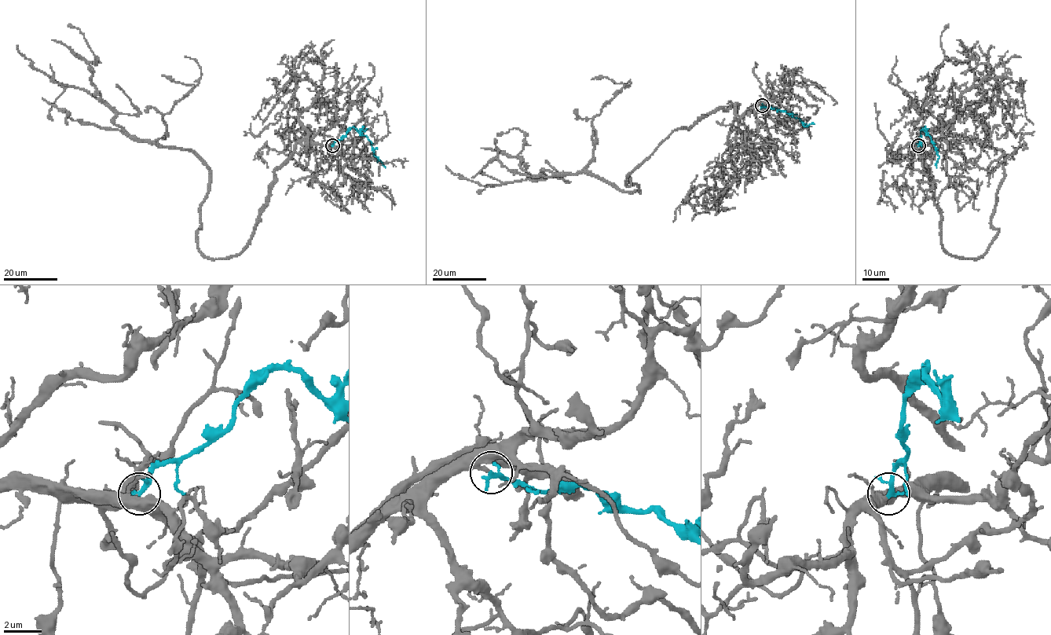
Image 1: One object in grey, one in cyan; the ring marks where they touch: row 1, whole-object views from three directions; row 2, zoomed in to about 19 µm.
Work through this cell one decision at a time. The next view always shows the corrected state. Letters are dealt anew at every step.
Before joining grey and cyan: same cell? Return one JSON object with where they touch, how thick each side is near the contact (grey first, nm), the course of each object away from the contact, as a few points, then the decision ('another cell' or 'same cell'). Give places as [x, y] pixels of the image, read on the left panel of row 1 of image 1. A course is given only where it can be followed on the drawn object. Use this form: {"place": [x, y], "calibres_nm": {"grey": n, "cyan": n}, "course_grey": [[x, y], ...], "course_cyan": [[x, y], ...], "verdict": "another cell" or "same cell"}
{"place": [332, 145], "calibres_nm": {"grey": 200, "cyan": 200}, "course_grey": [[332, 145], [297, 143], [250, 241], [207, 258], [210, 170], [115, 122], [67, 25]], "course_cyan": [[332, 145], [354, 127], [371, 141], [374, 154], [386, 168]], "verdict": "same cell"}

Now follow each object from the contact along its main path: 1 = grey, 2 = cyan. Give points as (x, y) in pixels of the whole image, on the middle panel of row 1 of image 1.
1: (761, 106), (675, 129), (627, 176), (639, 191), (586, 172), (535, 180), (523, 131), (496, 136)
2: (761, 106), (785, 111), (800, 119), (804, 126), (814, 123)

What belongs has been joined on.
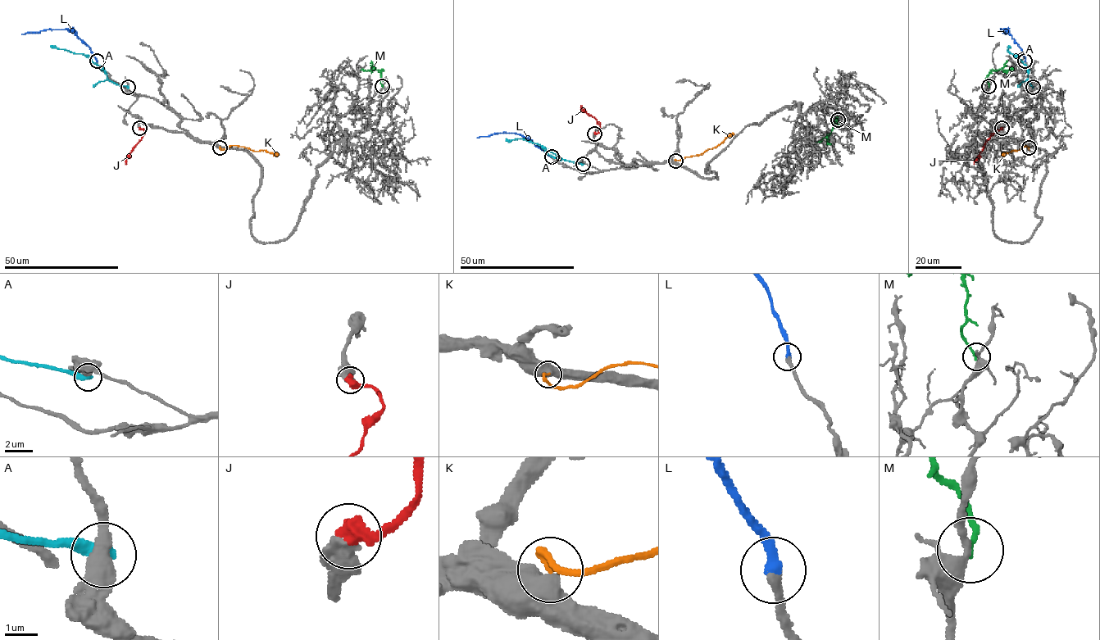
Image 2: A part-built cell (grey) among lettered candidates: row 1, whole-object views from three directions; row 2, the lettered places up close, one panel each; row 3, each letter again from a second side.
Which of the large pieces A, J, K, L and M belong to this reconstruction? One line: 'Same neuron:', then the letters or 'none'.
Same neuron: J, K, L

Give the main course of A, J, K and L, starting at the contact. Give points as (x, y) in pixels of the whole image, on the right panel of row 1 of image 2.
A: (1033, 87), (1027, 79), (1026, 65), (1007, 50), (1009, 46)
J: (1002, 128), (984, 144), (973, 164)
K: (1029, 147), (1024, 146), (1002, 156)
L: (1025, 61), (1021, 49), (1011, 36), (1000, 29), (1006, 34)

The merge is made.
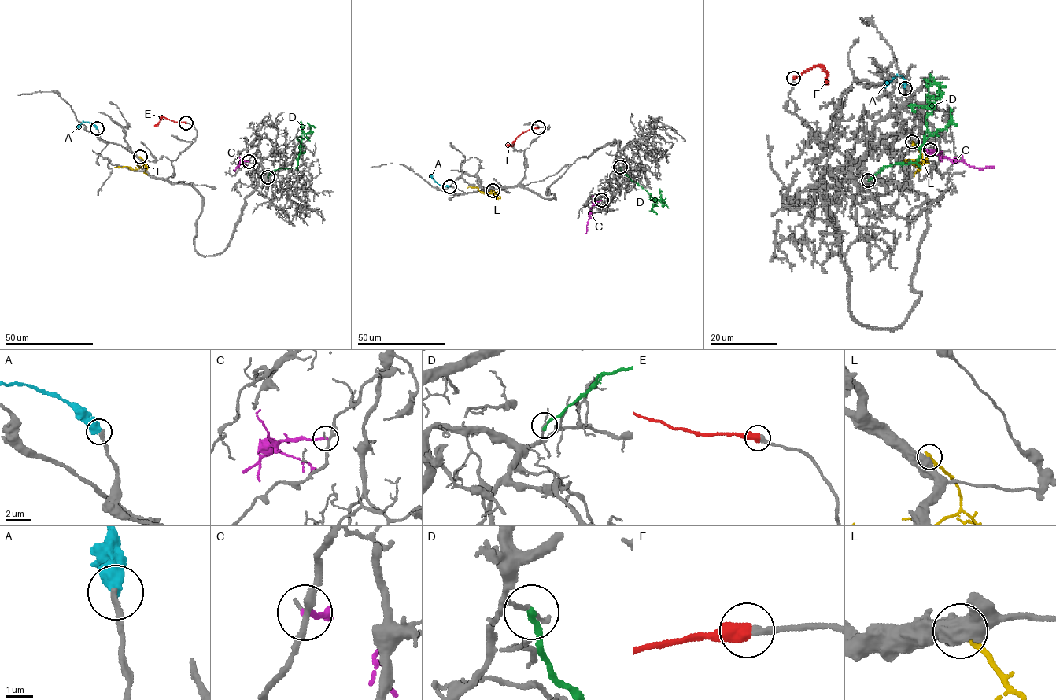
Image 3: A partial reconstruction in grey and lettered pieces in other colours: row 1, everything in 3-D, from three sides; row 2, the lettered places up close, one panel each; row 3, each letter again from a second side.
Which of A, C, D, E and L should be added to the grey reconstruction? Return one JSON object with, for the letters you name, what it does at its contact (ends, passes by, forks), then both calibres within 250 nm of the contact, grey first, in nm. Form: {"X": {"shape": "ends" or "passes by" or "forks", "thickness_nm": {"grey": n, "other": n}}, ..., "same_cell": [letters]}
{"A": {"shape": "ends", "thickness_nm": {"grey": 220, "other": 600}}, "E": {"shape": "ends", "thickness_nm": {"grey": 280, "other": 600}}, "same_cell": ["A", "E"]}

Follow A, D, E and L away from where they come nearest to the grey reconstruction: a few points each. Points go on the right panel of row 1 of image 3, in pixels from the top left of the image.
A: (905, 88), (902, 76), (895, 76), (884, 86)
D: (868, 181), (883, 167), (918, 160), (925, 118), (934, 108), (929, 99), (939, 96), (937, 83), (924, 79)
E: (794, 78), (813, 67), (821, 66), (828, 75), (825, 83)
L: (911, 142), (921, 155), (915, 165), (911, 159), (906, 161)

